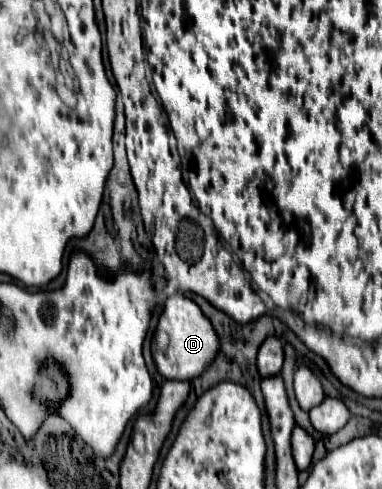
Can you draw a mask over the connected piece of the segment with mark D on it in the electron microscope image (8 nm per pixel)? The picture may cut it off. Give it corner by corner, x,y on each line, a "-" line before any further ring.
174,294
166,300
166,306
158,320
158,328
170,336
170,342
164,350
158,350
158,348
152,350
158,372
166,380
194,380
194,378
198,378
202,372
208,370
208,366
214,362
214,358
220,352
220,336
214,330
212,322
204,316
204,312
200,310
200,306
194,300
190,300
182,294

